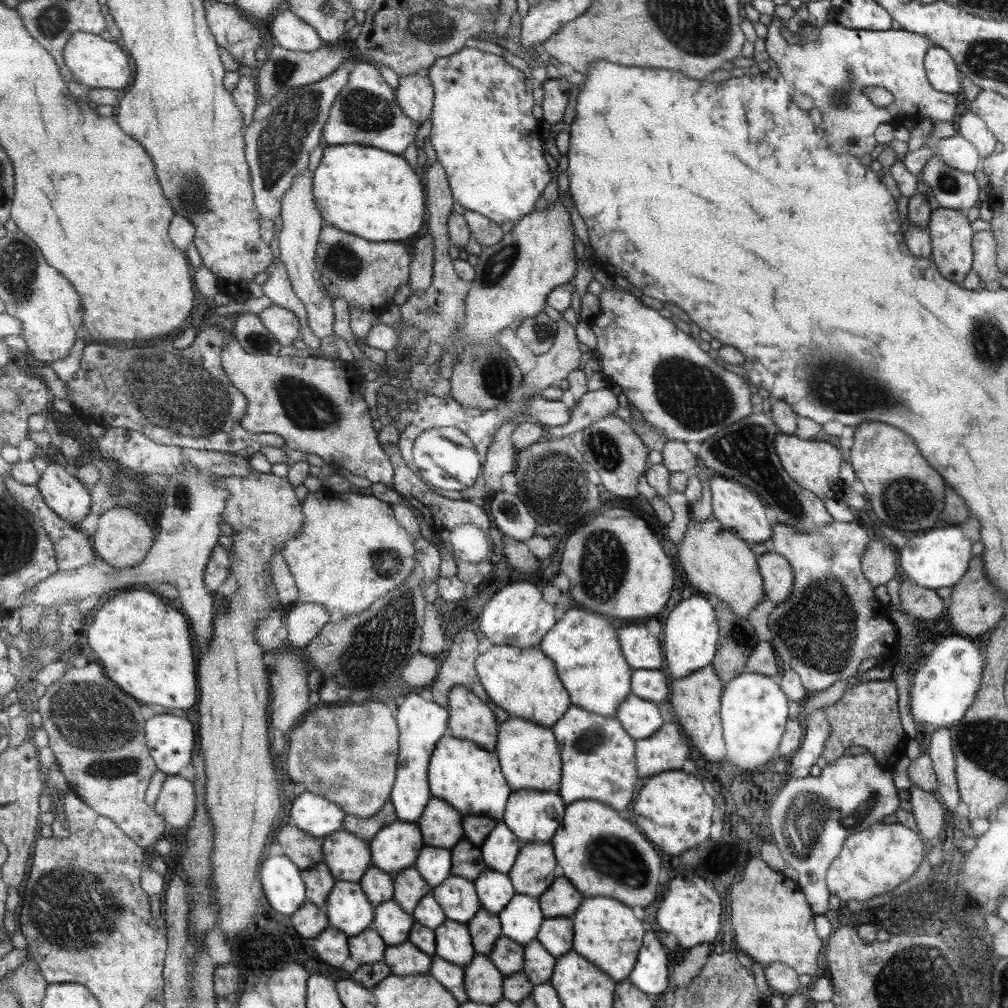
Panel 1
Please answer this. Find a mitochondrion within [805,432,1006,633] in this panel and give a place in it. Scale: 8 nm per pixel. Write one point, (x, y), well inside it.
(906, 498)

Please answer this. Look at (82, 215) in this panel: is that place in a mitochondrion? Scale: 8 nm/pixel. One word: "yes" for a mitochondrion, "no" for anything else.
no

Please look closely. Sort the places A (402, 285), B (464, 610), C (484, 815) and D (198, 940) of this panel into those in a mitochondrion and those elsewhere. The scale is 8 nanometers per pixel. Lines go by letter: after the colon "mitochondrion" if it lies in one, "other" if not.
A: other
B: other
C: other
D: other

